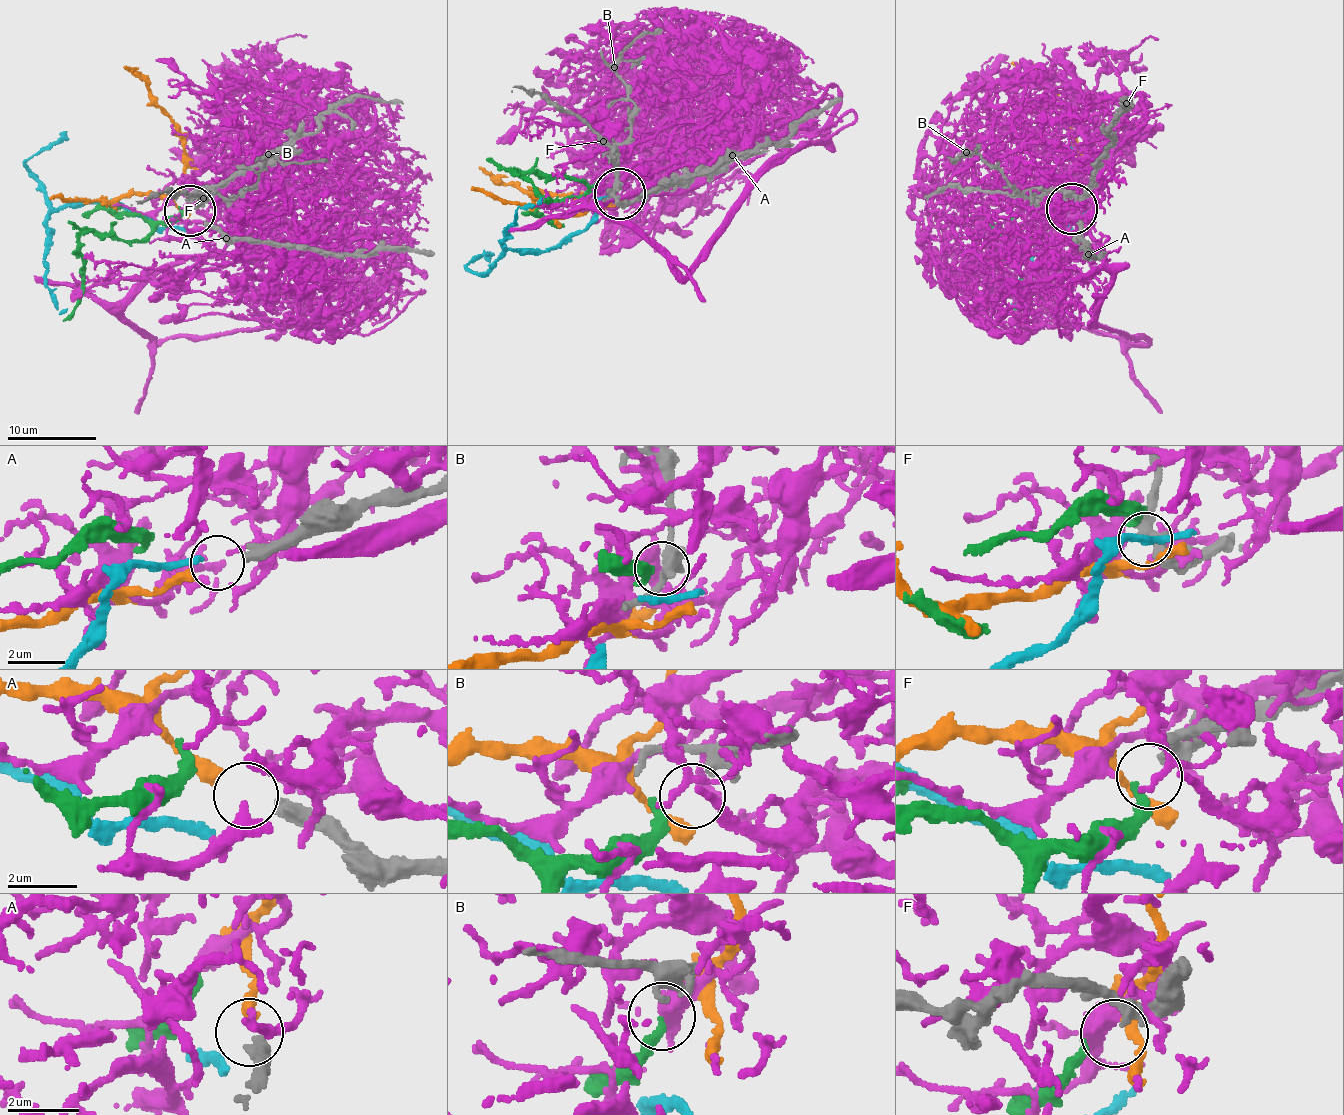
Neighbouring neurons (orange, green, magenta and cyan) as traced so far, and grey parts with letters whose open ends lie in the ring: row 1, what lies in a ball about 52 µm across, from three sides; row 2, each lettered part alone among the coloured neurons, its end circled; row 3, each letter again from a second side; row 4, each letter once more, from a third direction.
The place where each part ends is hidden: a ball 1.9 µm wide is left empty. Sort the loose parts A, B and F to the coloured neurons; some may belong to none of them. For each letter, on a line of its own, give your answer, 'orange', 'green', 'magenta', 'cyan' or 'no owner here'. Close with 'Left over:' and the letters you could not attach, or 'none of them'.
A: orange
B: no owner here
F: green
Left over: B

